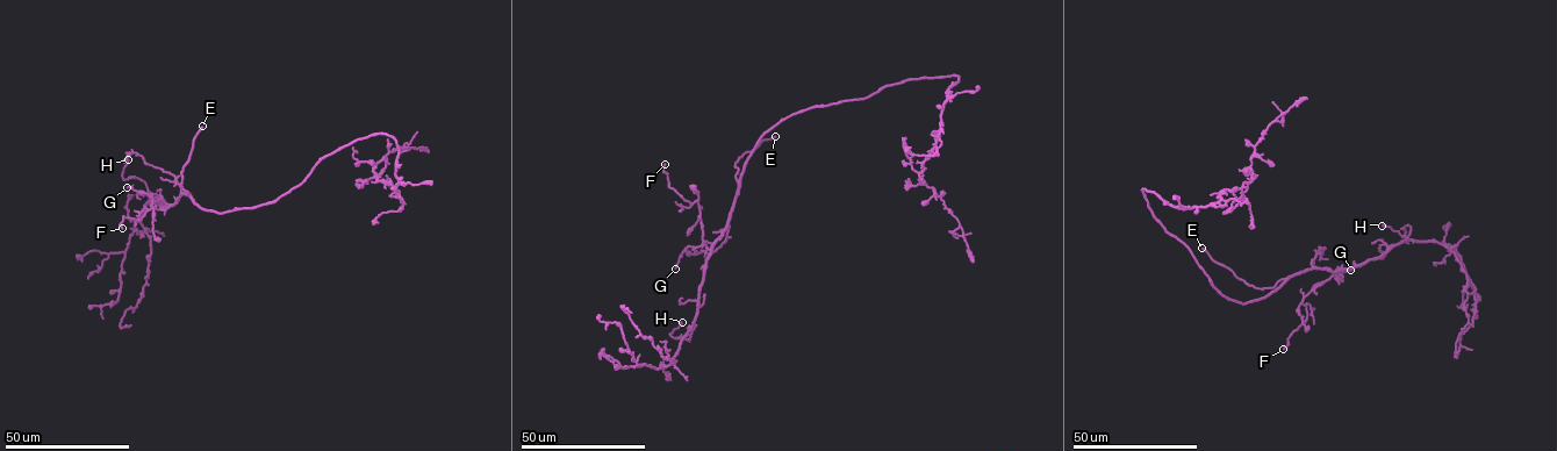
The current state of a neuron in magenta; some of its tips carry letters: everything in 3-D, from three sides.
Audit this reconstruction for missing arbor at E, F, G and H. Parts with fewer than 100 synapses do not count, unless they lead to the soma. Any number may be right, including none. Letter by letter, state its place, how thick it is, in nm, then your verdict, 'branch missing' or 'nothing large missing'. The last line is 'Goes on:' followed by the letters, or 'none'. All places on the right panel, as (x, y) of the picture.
E: at (1202, 248); 300 nm thick; branch missing
F: at (1283, 349); 160 nm thick; nothing large missing
G: at (1350, 270); 150 nm thick; nothing large missing
H: at (1382, 226); 400 nm thick; nothing large missing
Goes on: E

